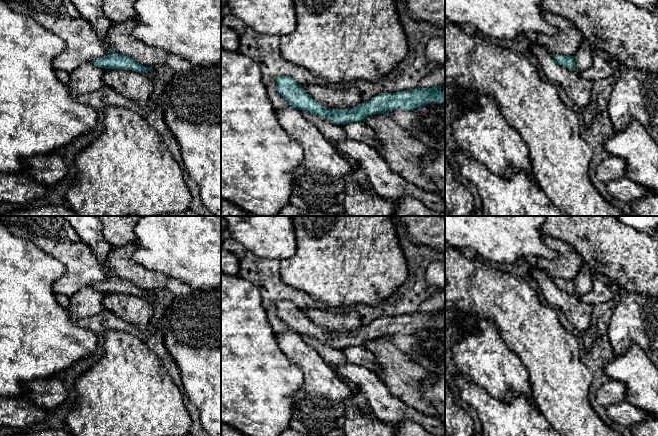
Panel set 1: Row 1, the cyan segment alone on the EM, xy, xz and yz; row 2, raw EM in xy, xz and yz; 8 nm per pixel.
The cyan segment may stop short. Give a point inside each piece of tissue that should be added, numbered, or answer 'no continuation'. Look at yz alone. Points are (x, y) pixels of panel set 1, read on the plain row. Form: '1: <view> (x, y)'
no continuation

